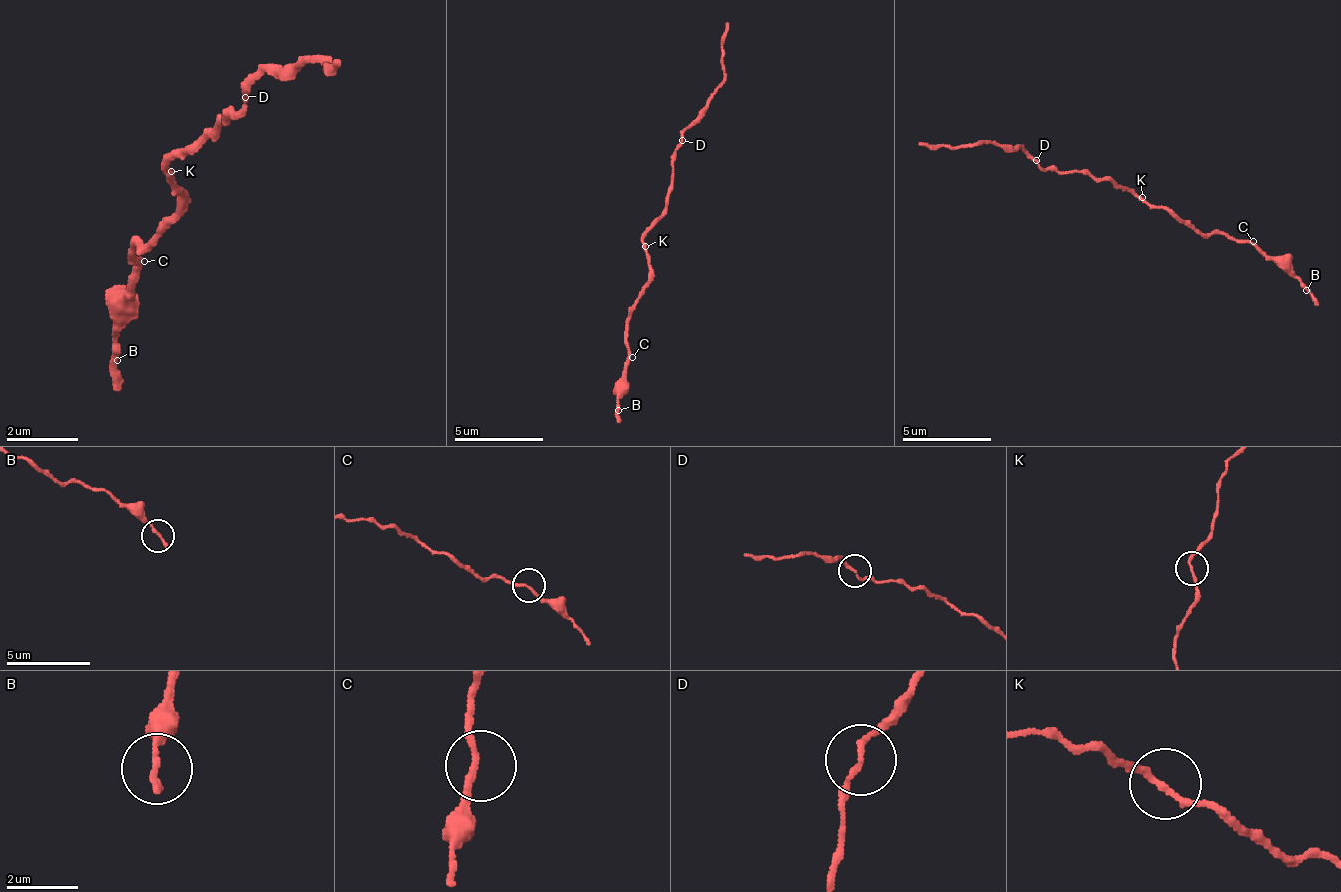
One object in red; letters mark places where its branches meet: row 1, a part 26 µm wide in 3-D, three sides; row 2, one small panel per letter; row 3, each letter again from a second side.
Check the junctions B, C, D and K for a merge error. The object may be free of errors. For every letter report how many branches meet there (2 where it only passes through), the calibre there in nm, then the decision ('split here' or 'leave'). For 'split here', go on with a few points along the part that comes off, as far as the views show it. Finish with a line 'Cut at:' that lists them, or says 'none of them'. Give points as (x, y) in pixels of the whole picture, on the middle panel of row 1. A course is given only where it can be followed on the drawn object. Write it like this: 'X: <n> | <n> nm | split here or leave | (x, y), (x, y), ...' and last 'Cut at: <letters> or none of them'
B: 1 | 240 nm | leave
C: 2 | 180 nm | leave
D: 2 | 160 nm | leave
K: 2 | 160 nm | leave
Cut at: none of them

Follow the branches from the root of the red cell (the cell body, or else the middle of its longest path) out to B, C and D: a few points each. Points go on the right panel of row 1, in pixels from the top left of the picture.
B: (1124, 188), (1151, 206), (1169, 206), (1204, 233), (1226, 233), (1240, 241), (1253, 241), (1306, 290)
C: (1124, 188), (1151, 206), (1169, 206), (1182, 219), (1191, 219), (1204, 233), (1226, 233), (1240, 241), (1253, 241)
D: (1124, 188), (1115, 188), (1106, 179), (1093, 179), (1080, 170), (1044, 170), (1035, 161)

